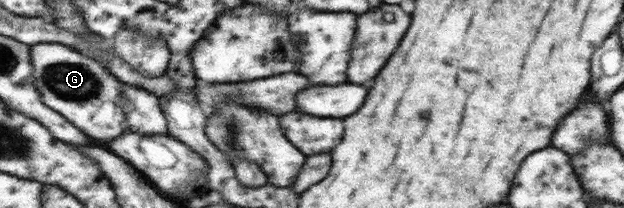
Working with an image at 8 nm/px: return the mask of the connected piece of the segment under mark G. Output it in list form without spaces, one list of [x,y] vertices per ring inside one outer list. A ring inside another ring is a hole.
[[[37,43],[31,46],[31,60],[35,70],[33,79],[41,99],[48,107],[59,111],[68,122],[96,141],[112,141],[130,132],[127,115],[118,99],[123,94],[124,83],[104,63],[87,56],[63,43]]]

